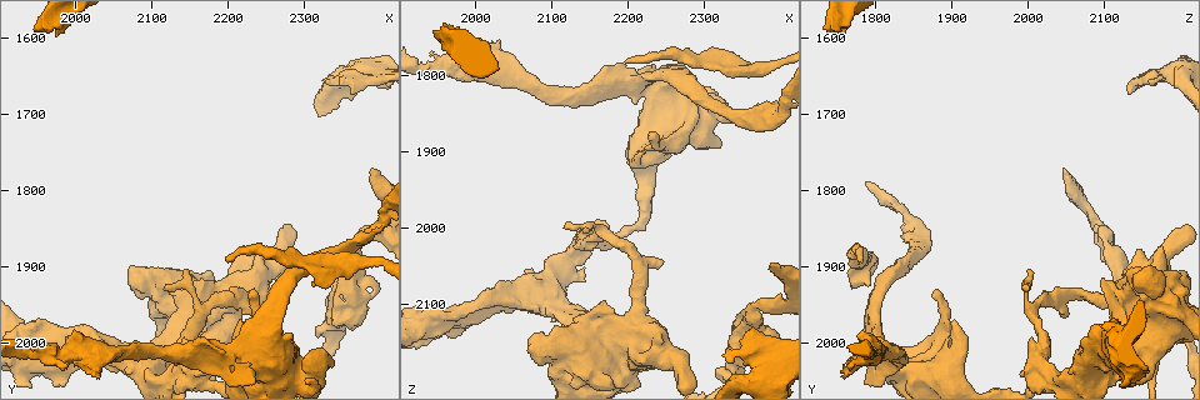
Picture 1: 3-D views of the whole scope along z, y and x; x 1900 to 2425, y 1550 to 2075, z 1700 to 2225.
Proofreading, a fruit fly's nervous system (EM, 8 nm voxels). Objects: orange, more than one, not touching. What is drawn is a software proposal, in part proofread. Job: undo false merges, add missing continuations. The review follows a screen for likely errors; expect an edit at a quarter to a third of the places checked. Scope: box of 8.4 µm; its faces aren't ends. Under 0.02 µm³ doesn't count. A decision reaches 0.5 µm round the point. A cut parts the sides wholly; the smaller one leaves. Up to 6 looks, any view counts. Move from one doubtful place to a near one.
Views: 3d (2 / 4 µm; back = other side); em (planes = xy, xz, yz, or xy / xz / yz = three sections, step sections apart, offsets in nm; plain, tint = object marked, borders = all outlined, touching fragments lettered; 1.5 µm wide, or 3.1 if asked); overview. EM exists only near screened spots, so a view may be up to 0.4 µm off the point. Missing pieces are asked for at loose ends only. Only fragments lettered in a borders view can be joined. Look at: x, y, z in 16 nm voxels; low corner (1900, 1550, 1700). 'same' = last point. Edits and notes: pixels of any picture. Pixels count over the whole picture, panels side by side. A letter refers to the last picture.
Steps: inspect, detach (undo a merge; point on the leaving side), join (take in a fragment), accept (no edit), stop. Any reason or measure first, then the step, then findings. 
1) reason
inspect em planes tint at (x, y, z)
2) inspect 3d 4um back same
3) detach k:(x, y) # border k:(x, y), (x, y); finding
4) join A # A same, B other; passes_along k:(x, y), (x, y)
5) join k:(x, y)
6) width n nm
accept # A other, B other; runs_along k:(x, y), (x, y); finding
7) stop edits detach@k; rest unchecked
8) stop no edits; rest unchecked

free end
inspect em planes plain at (2360, 1675, 2135)

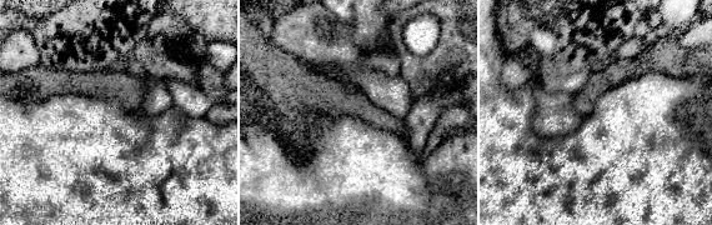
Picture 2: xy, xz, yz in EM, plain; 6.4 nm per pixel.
inspect em planes borders same

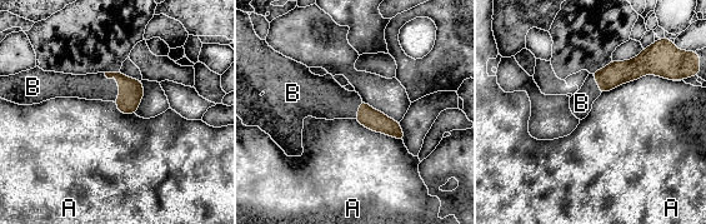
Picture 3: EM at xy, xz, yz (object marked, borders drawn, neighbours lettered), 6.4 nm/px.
join B # A other, B same; passes_along 3:(128, 101), (118, 83), (91, 86); the neuron continues

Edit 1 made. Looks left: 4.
three-way junction
inspect 3d 4um at (2375, 1855, 2100)

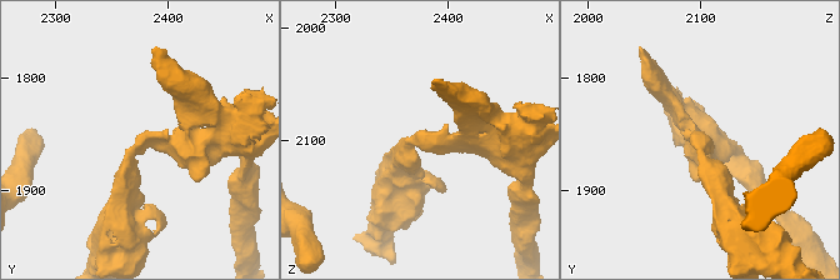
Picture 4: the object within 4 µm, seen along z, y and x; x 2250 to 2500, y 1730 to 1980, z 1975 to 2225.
arms 3; arm_widths 200, 300, 300 nm
inspect em planes borders at (2380, 1852, 2102)

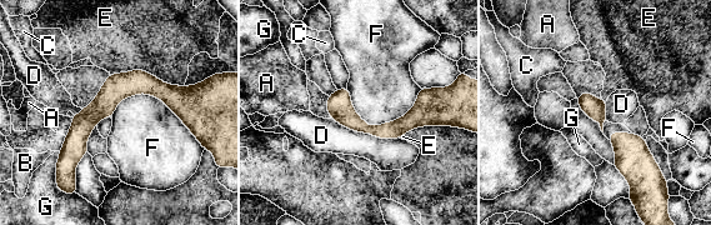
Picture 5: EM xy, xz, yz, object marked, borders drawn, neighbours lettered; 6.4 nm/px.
width 120 nm
accept # A other, B other, C other, D other, E other, F other, G other; runs_along 5:(194, 89), (121, 86), (70, 139); one neuron here

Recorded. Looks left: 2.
stops while still wide
inspect em planes borders at (1945, 1595, 1750)

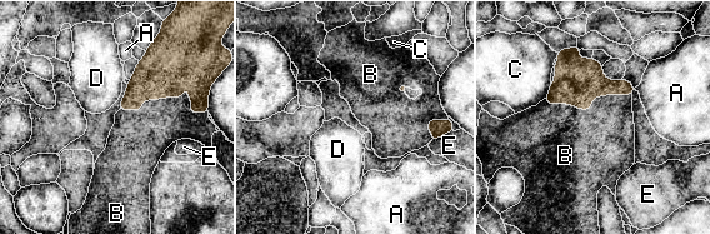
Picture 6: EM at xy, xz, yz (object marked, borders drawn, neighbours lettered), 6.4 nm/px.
longest_contact B 550 nm
join B # A other, B same, C other, D other, E other; passes_along 6:(176, 59), (170, 96), (151, 130); the neuron continues

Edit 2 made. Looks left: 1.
stop edits join@3, join@6; rest unchecked

